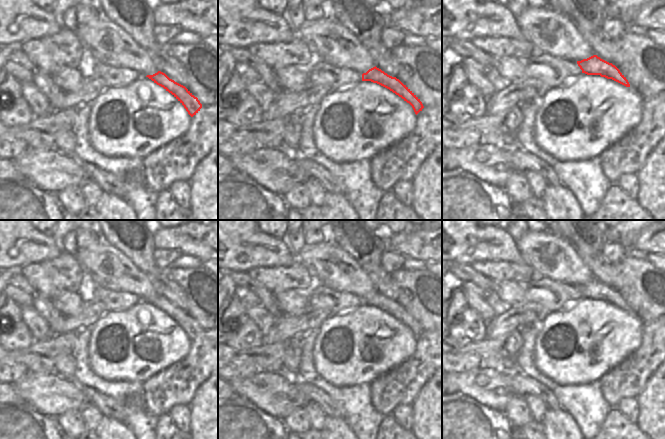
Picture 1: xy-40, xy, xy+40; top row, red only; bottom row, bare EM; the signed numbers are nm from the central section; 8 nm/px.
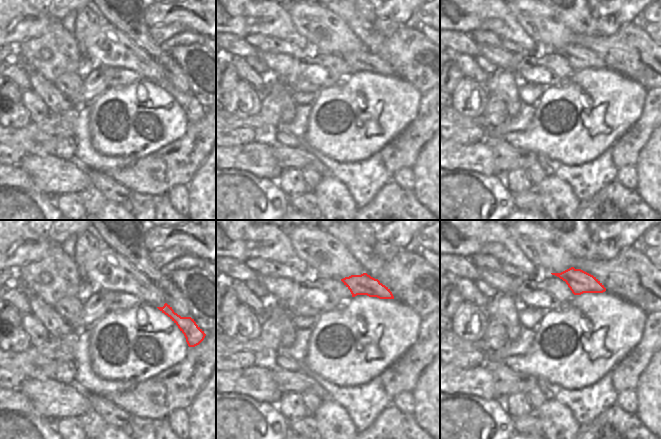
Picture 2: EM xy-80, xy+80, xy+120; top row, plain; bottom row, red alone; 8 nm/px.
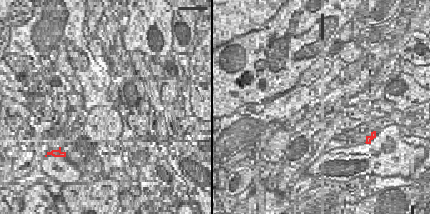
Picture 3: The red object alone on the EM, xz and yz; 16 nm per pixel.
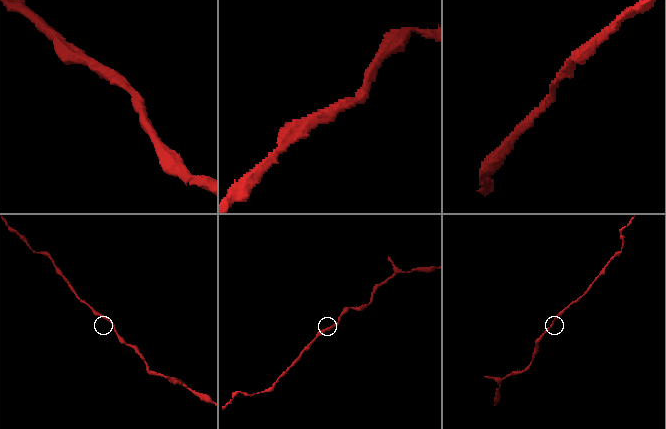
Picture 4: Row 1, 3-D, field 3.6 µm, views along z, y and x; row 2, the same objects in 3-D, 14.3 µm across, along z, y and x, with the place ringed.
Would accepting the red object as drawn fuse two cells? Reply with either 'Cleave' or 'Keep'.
Keep.

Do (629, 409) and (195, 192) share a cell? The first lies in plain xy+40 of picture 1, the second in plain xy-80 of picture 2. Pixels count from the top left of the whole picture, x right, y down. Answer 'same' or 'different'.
different

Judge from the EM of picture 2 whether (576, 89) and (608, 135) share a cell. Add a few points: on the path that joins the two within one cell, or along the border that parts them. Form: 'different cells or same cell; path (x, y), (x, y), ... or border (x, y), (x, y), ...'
same cell; path (586, 101), (586, 114), (596, 124)

